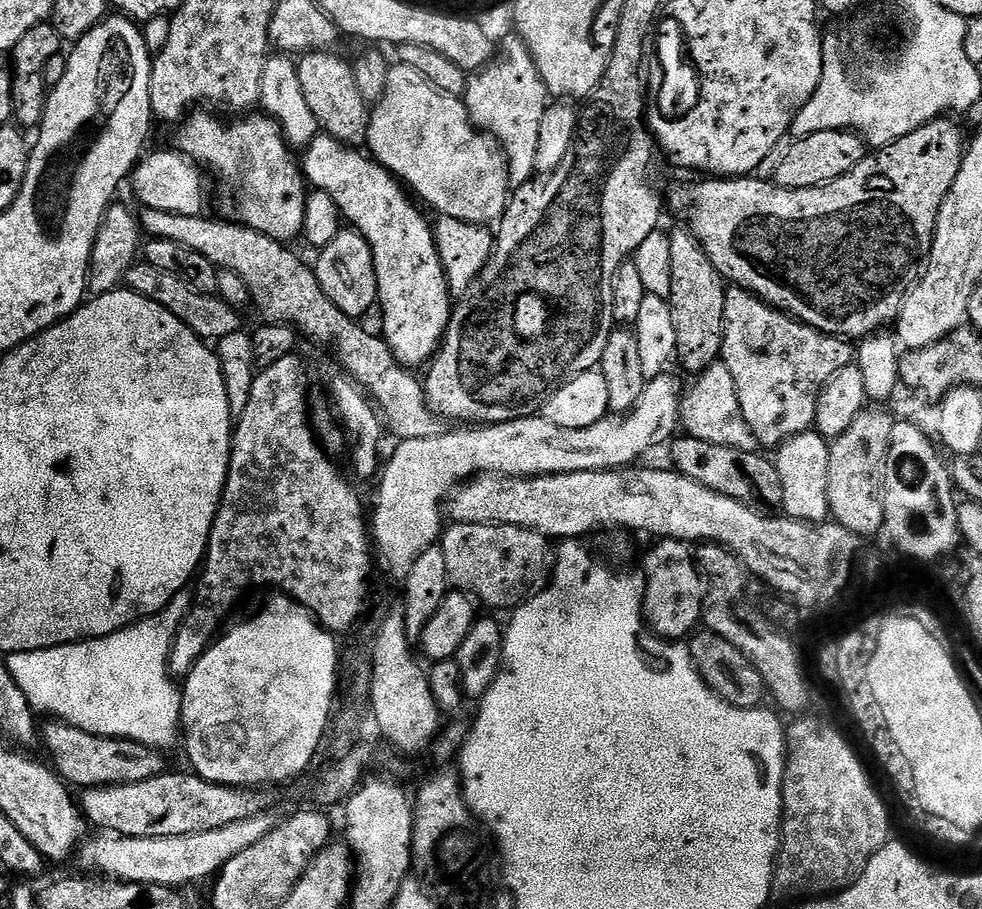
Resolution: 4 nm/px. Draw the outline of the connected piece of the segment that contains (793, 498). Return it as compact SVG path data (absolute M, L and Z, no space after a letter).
M809 430L790 438L774 452L778 478L782 478L783 515L802 523L820 525L829 519L826 494L826 470L830 470L829 441L819 432Z

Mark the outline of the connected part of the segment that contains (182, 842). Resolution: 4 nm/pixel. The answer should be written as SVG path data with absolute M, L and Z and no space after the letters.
M269 810L254 818L242 818L242 822L230 822L228 826L202 830L198 834L150 838L100 834L97 840L89 839L79 849L78 860L80 856L82 863L100 871L97 873L113 880L122 880L125 884L157 884L180 890L183 889L183 884L192 884L207 876L215 877L226 866L226 862L230 862L230 858L242 854L242 850L254 846L254 842L261 838L266 838L266 834L270 834L270 830L274 830L278 823L278 816L274 813L275 811Z

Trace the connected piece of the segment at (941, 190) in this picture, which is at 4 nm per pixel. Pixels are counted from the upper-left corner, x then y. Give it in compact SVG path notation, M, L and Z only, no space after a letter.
M941 118L932 120L926 126L906 134L906 138L898 138L893 144L888 144L884 148L869 151L858 166L854 166L852 172L848 172L842 178L838 178L829 184L823 184L817 188L807 188L806 190L786 190L780 188L771 179L756 180L752 176L741 176L739 178L700 178L697 184L676 184L666 192L666 204L673 208L682 219L685 220L687 231L698 243L700 249L710 258L714 270L729 285L744 288L747 292L752 292L759 300L766 301L781 312L787 312L789 316L797 319L802 324L808 324L812 328L817 328L819 332L824 332L828 336L838 336L847 338L852 342L859 342L866 336L871 336L873 332L887 329L895 321L900 307L904 301L904 293L908 291L921 267L922 258L927 257L928 251L932 248L932 239L936 233L936 222L938 220L938 210L950 190L954 186L954 178L958 178L960 164L964 160L966 151L966 136L960 133L960 128L955 124L955 119Z

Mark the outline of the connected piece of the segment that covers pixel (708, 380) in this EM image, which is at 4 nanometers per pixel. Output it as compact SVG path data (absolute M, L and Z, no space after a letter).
M723 362L711 364L695 377L692 389L683 393L680 401L680 422L683 431L694 438L702 438L702 442L714 442L714 446L730 446L734 450L757 451L754 430L746 426L746 418L742 418L742 406L738 406L738 390L734 390L734 378Z

